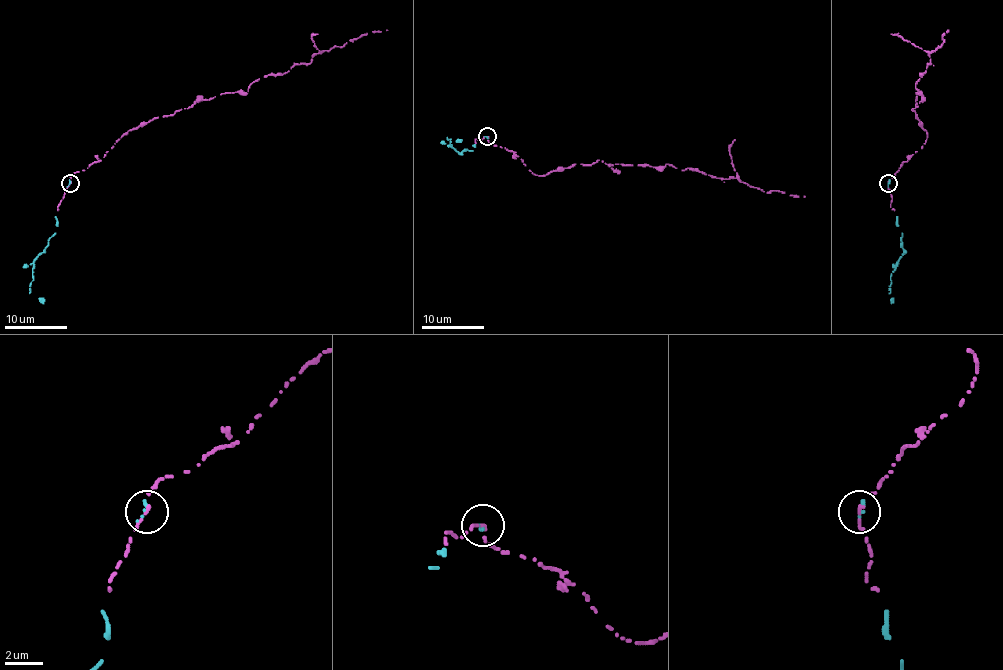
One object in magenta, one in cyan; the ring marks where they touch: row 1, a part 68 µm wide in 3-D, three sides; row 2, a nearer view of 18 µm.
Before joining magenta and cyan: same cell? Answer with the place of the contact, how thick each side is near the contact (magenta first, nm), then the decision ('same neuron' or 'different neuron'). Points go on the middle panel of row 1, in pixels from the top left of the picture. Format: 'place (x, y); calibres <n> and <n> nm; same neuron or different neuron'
place (487, 136); calibres 170 and 200 nm; same neuron

